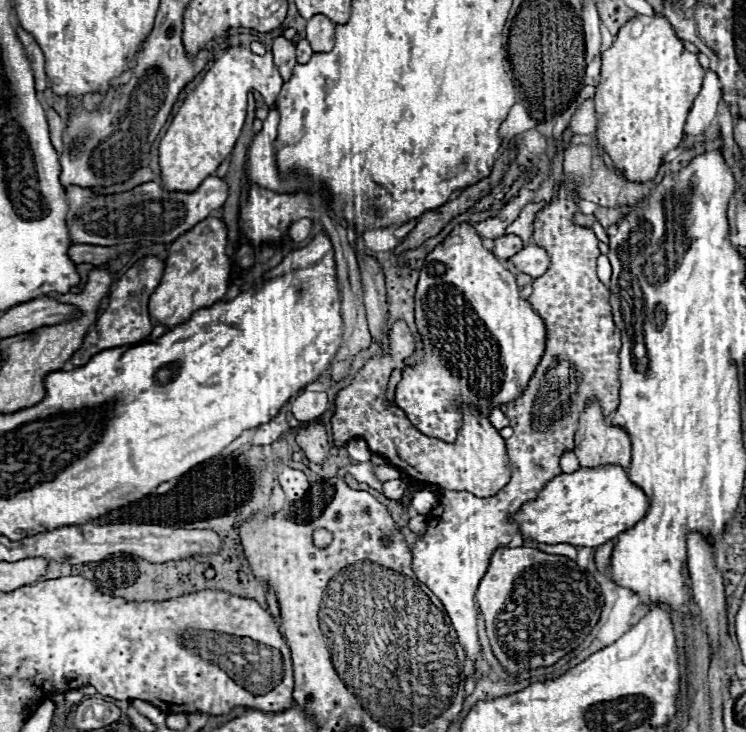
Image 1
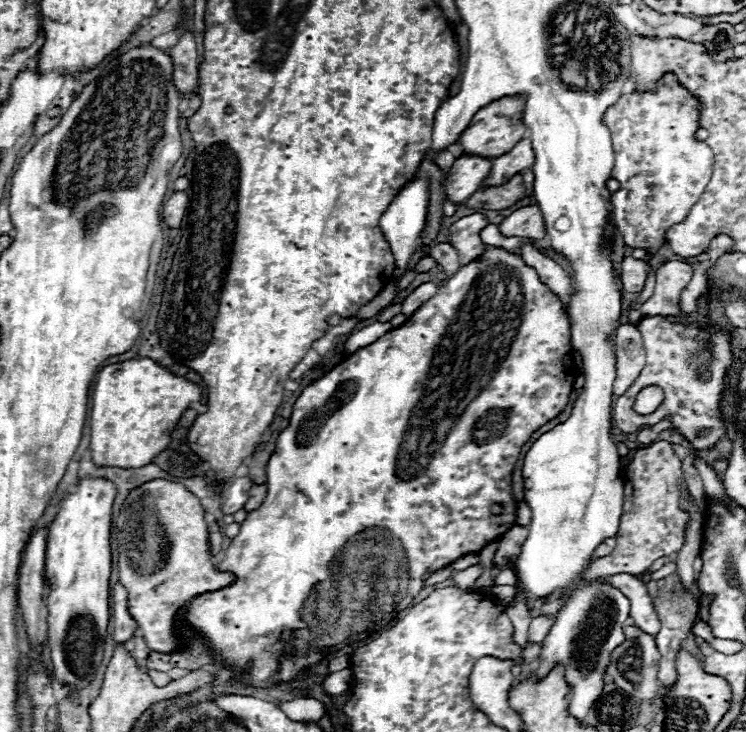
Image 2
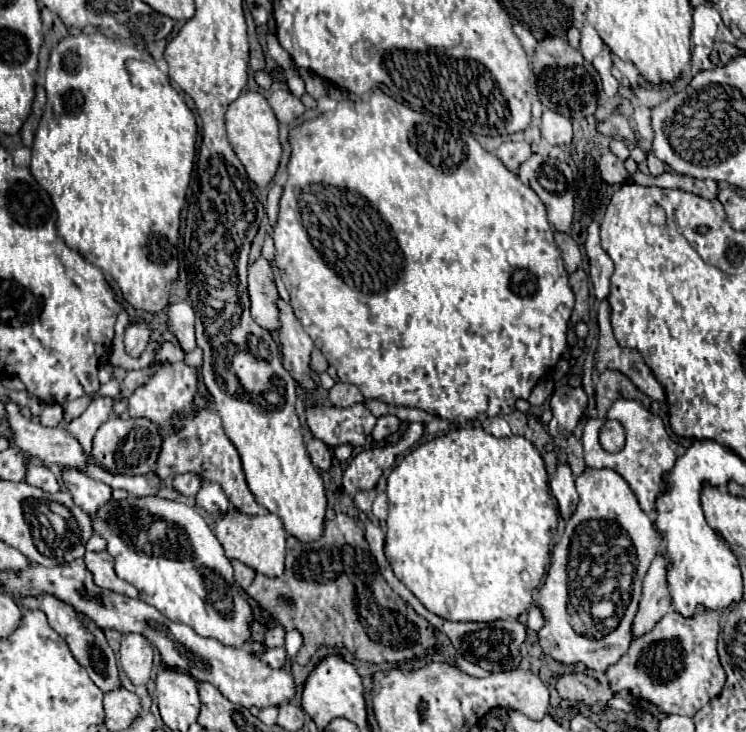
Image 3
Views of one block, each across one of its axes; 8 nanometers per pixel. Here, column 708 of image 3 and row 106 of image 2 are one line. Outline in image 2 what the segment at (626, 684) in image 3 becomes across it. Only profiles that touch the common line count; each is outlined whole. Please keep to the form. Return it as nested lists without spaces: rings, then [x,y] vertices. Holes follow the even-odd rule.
[[[666,74],[658,82],[658,90],[654,94],[624,94],[614,106],[606,110],[604,124],[610,128],[616,154],[612,178],[620,182],[620,190],[612,194],[612,222],[628,246],[644,248],[648,254],[656,254],[664,242],[662,234],[672,224],[686,220],[690,208],[704,192],[712,176],[714,156],[706,142],[694,138],[696,130],[700,128],[700,110],[702,102],[698,102],[686,88],[682,88],[674,74]]]

